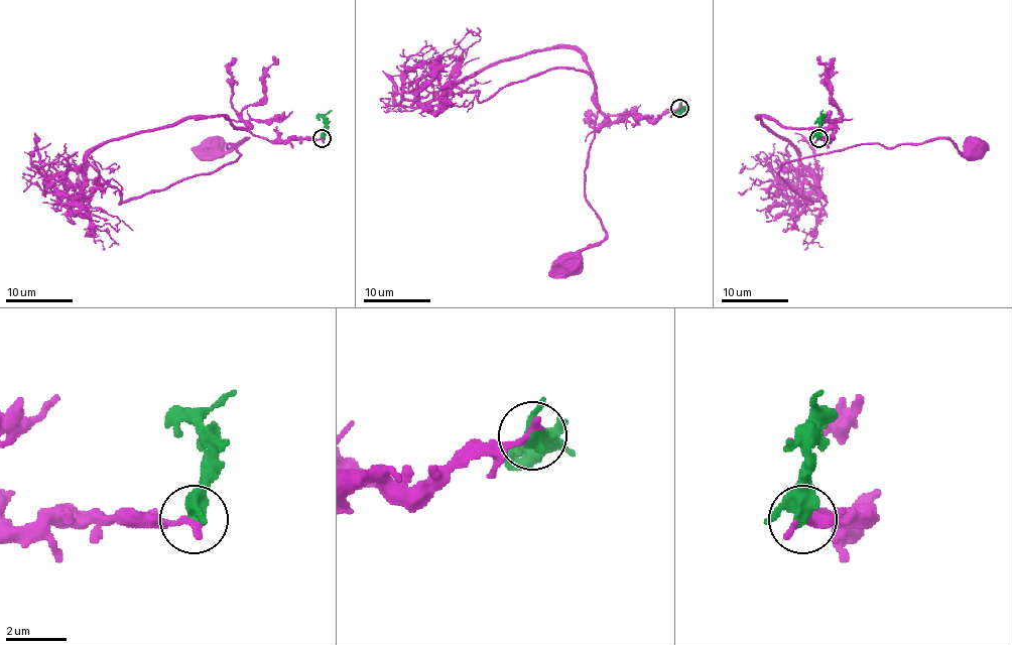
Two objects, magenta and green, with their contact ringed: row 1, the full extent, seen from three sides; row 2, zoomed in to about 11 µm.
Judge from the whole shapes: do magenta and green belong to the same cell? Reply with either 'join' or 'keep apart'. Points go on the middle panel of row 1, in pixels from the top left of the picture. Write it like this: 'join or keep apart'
keep apart

